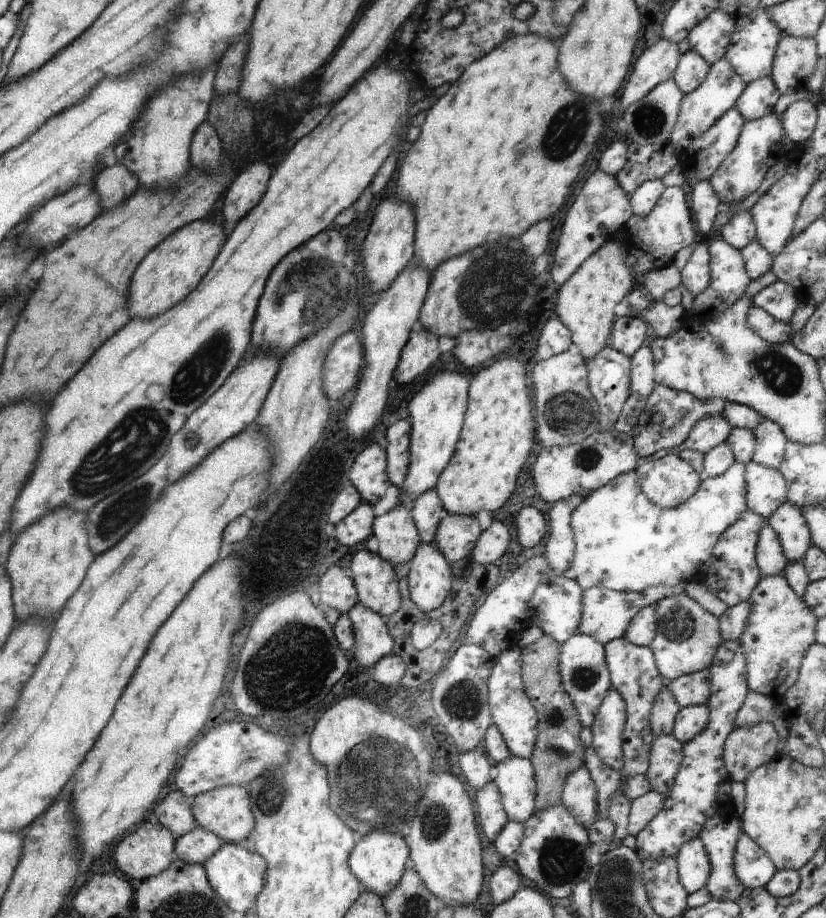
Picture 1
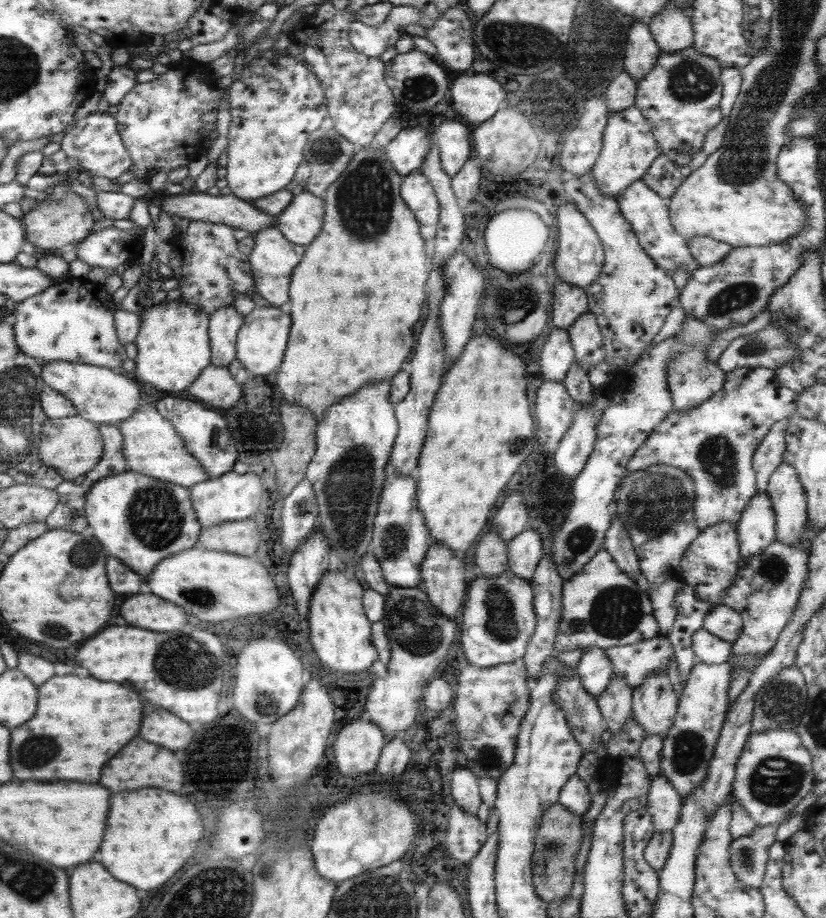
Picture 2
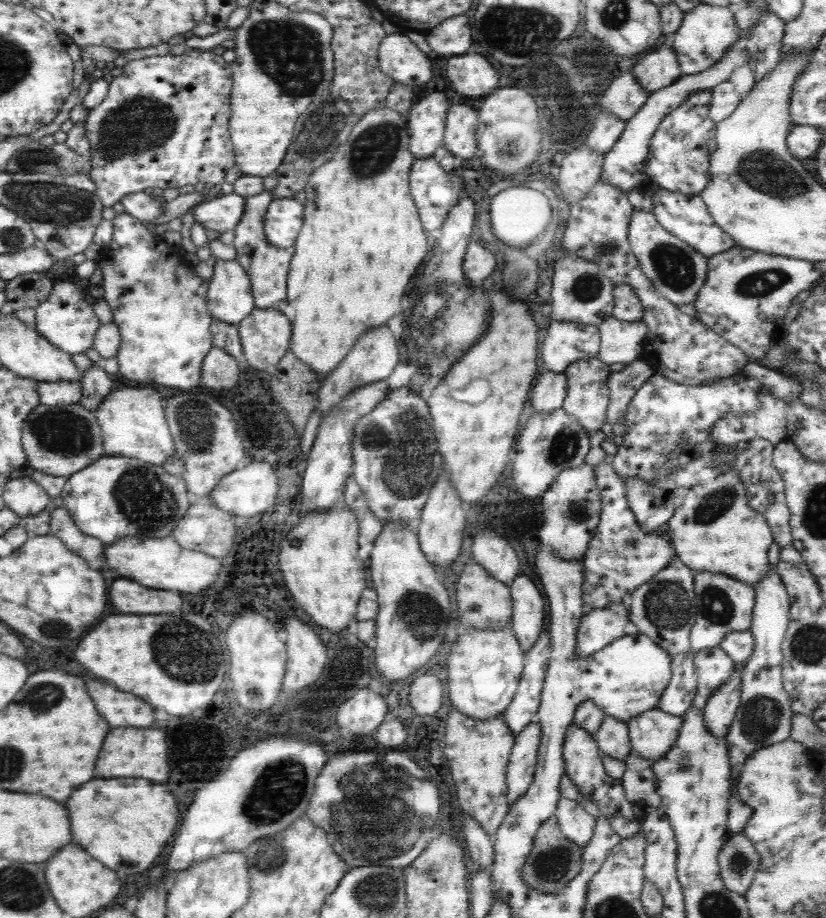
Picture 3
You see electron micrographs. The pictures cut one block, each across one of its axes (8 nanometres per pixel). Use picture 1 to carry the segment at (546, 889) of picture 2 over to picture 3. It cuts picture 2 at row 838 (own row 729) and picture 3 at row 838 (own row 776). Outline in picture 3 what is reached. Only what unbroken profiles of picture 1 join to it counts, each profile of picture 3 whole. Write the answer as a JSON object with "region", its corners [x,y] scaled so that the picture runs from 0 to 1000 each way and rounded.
{"region":[[[672,889],[657,894],[649,904],[646,916],[631,944],[631,961],[645,971],[654,973],[677,973],[688,964],[689,959],[701,951],[705,924],[686,915],[676,903]]]}

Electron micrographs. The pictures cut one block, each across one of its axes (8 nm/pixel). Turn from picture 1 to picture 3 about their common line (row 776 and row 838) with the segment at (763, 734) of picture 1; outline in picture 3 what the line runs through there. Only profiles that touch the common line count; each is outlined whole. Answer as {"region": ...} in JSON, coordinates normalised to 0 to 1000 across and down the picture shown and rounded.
{"region":[[[898,906],[885,908],[872,924],[867,938],[878,968],[900,976],[920,940],[919,931],[906,913]]]}

